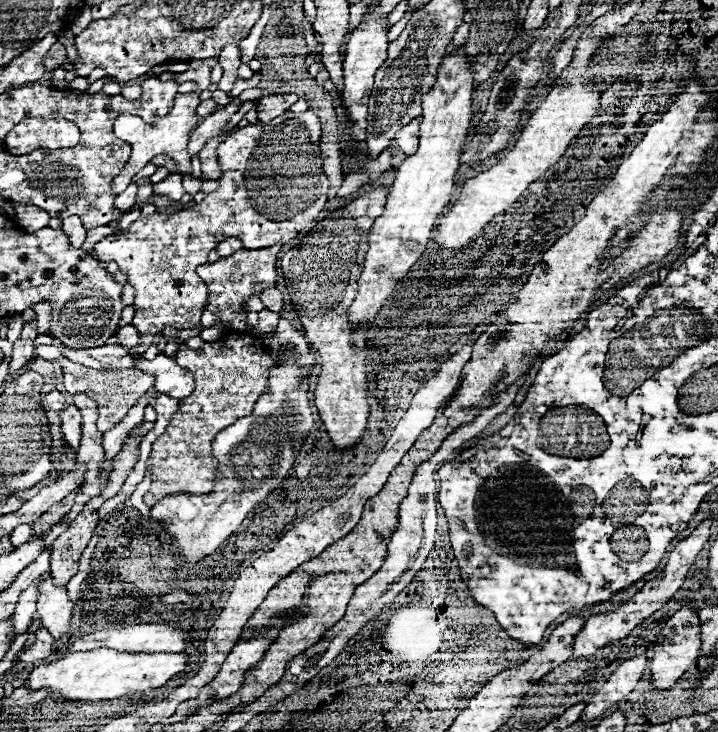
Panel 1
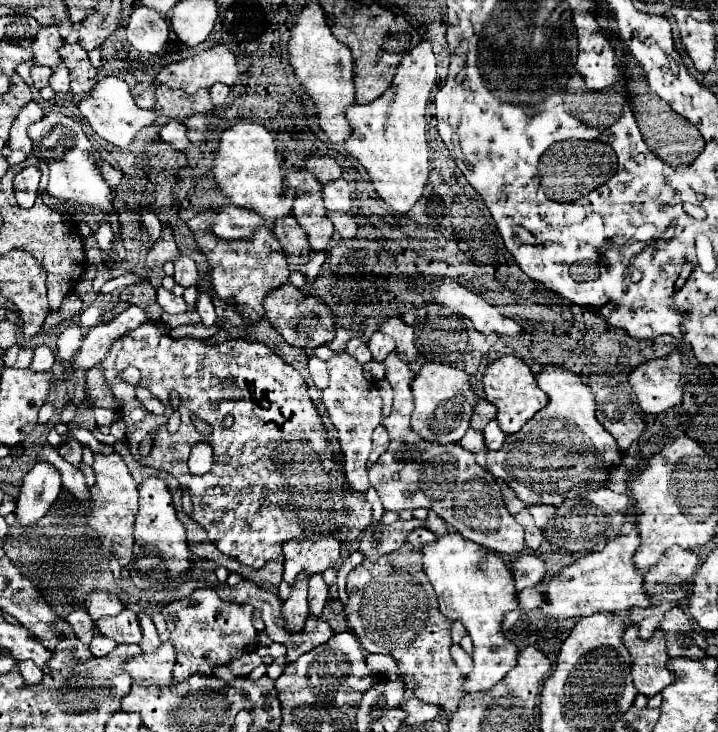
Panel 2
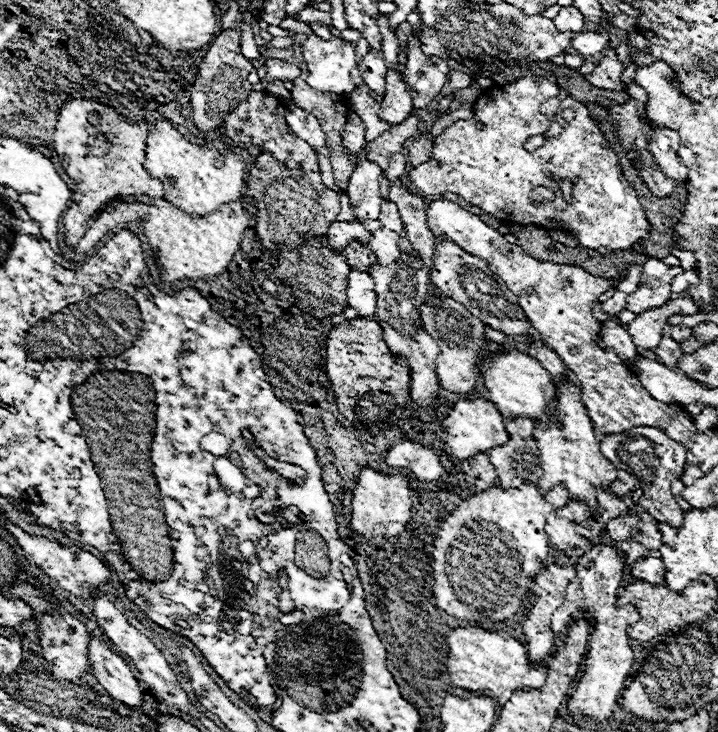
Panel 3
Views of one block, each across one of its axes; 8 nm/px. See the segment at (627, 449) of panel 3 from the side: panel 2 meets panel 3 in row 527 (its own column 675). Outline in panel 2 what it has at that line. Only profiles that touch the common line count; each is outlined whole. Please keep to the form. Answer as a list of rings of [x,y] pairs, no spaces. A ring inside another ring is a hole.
[[[632,624],[626,628],[622,642],[632,656],[632,678],[640,694],[650,698],[676,680],[674,672],[666,668],[670,656],[666,654],[664,640],[658,640],[658,632],[652,640],[642,640]]]

